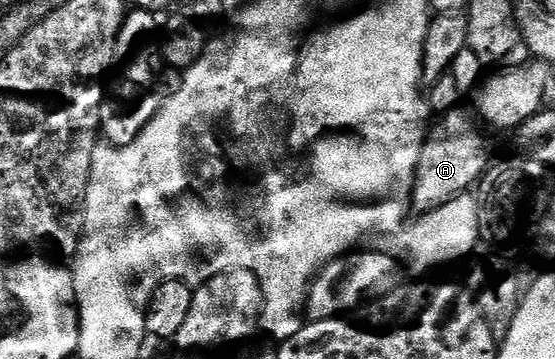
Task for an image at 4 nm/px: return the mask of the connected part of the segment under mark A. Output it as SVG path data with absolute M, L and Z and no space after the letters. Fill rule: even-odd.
M460 107L442 114L440 121L443 122L436 129L434 126L423 142L421 159L415 172L415 185L409 191L409 205L416 214L428 213L455 197L464 196L489 168L491 153L479 134L480 126L476 118L470 112L467 114L465 109Z

